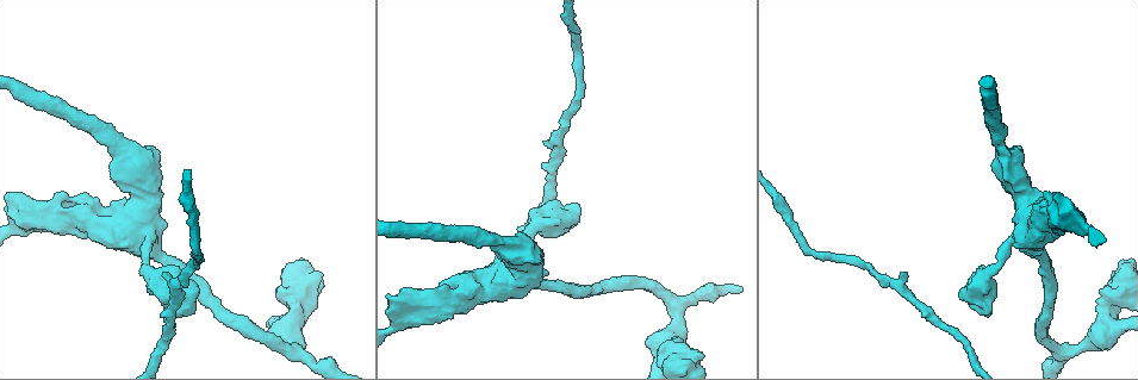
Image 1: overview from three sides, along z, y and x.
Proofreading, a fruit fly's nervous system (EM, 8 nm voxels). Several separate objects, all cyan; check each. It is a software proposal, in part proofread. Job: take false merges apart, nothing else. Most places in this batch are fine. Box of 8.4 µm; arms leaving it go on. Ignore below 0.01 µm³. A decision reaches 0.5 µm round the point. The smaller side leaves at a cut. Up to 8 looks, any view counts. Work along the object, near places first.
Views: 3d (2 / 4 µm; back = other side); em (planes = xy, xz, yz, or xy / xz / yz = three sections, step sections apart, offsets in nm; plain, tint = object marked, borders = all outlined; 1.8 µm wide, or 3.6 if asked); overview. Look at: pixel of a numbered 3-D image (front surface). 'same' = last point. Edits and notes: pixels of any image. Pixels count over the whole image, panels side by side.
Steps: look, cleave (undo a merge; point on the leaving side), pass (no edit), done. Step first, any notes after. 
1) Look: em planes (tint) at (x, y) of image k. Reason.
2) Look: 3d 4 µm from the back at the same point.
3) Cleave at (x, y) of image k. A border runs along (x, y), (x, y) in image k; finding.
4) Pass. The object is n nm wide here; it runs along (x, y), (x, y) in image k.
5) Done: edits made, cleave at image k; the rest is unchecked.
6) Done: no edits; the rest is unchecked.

Look: em 3.6 µm planes (tint) at (545, 225) of image 1. A narrow waist.

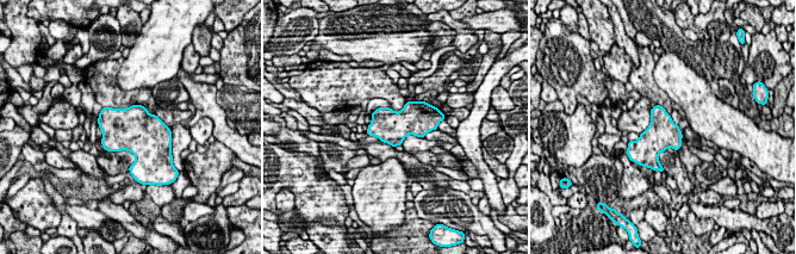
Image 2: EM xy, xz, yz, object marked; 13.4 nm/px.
Pass. The object is 420 nm wide here; one neuron here.

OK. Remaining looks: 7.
Look: em 3.6 µm yz step 16 (borders) at (120, 154) of image 1. Calibre changes.

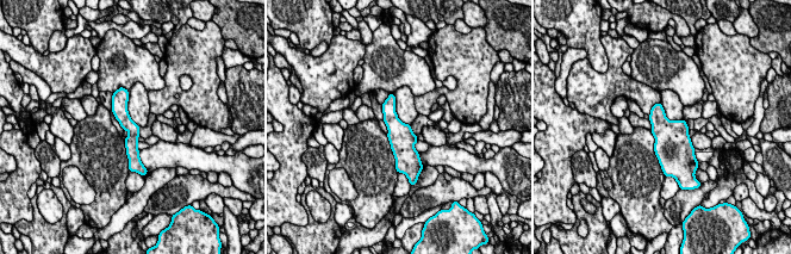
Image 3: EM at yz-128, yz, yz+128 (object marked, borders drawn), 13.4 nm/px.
Pass. The object is 180 nm wide here; it runs along (125, 95), (135, 161) in image 3; all the same neuron.

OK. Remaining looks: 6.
Look: 3d 4 µm at (476, 288) of image 1. Calibre changes.

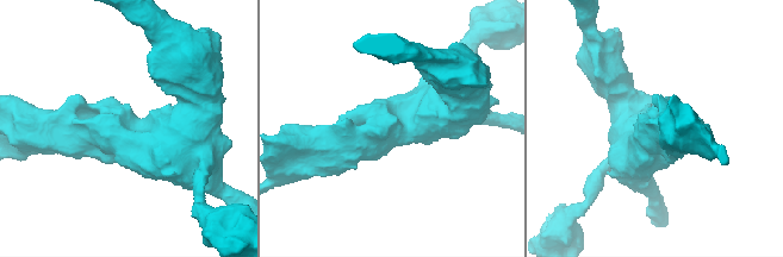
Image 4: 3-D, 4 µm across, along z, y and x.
Look: em 3.6 µm planes (plain) at (387, 126) of image 4.

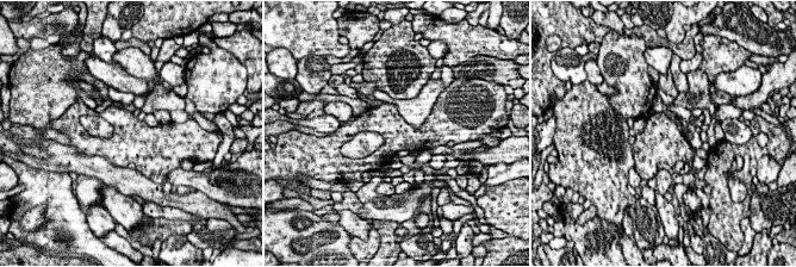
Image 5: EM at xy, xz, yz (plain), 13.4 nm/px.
Look: em 3.6 µm planes (borders) at the same point. See the neighbours.

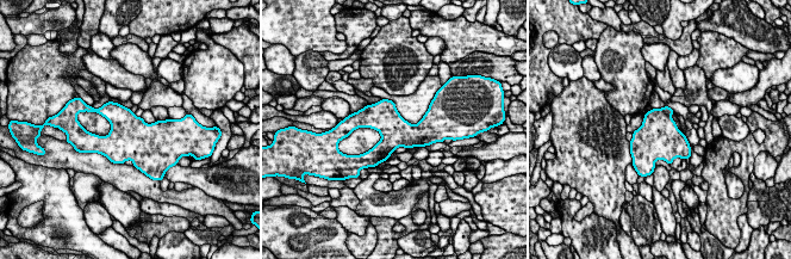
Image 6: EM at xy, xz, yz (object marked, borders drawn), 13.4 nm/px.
Pass. Continuous, no second neuron.

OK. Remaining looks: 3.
Look: em 3.6 µm xz step 4 (tint) at (669, 337) of image 1. A narrow waist.

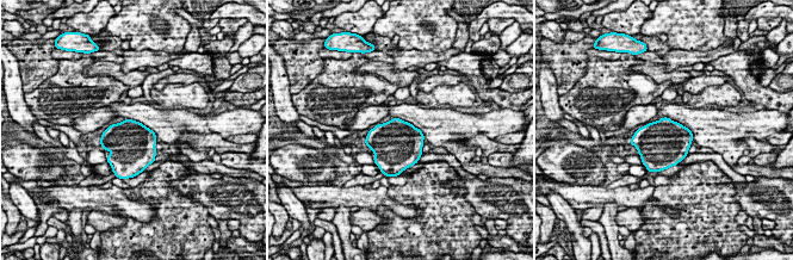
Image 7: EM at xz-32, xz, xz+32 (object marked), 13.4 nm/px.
Look: em 3.6 µm yz step 8 (borders) at the same point. Another direction.

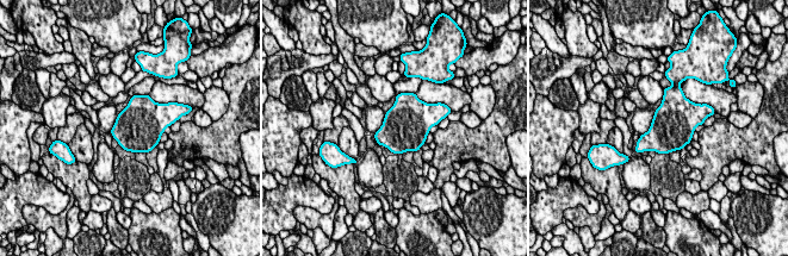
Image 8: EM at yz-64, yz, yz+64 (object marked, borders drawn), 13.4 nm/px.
Pass. The object is 600 nm wide here; one neuron here.

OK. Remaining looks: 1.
Done: no edits; the rest is unchecked.

